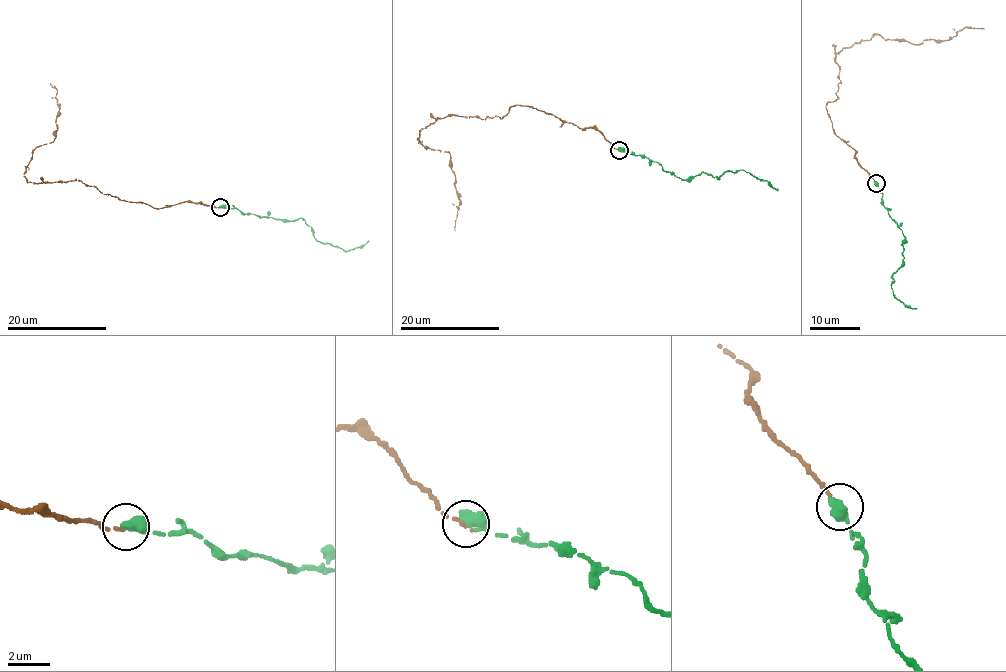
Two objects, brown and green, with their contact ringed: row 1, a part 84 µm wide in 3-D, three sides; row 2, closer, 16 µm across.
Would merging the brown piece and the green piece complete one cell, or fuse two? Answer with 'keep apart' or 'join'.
join

